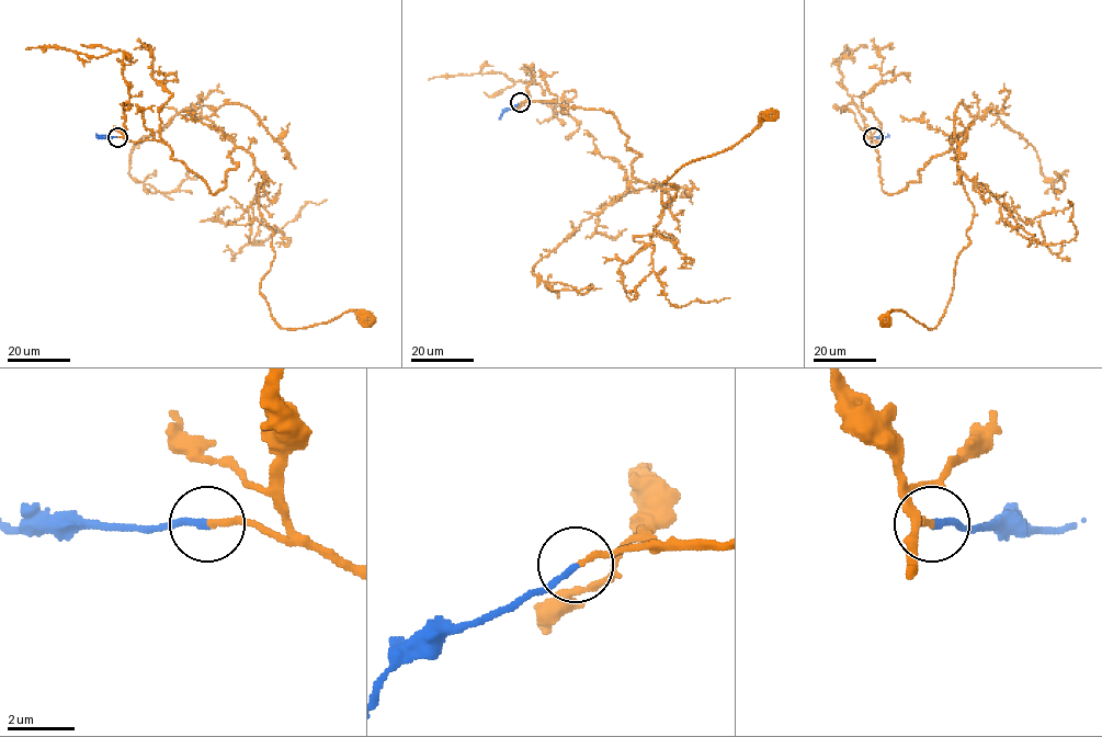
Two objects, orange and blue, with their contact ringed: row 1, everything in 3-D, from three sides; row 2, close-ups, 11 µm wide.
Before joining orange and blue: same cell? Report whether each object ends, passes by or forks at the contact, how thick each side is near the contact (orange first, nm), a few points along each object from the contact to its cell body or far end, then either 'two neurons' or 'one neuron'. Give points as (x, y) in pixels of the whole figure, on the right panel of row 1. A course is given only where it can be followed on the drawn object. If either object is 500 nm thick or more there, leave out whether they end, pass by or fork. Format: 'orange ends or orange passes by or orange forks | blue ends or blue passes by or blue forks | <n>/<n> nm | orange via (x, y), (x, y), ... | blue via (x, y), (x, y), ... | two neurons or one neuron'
orange ends | blue ends | 170/190 nm | orange via (873, 137), (890, 193), (953, 149), (974, 213), (940, 322), (926, 327), (901, 310), (884, 320) | blue via (873, 137), (888, 134) | one neuron

